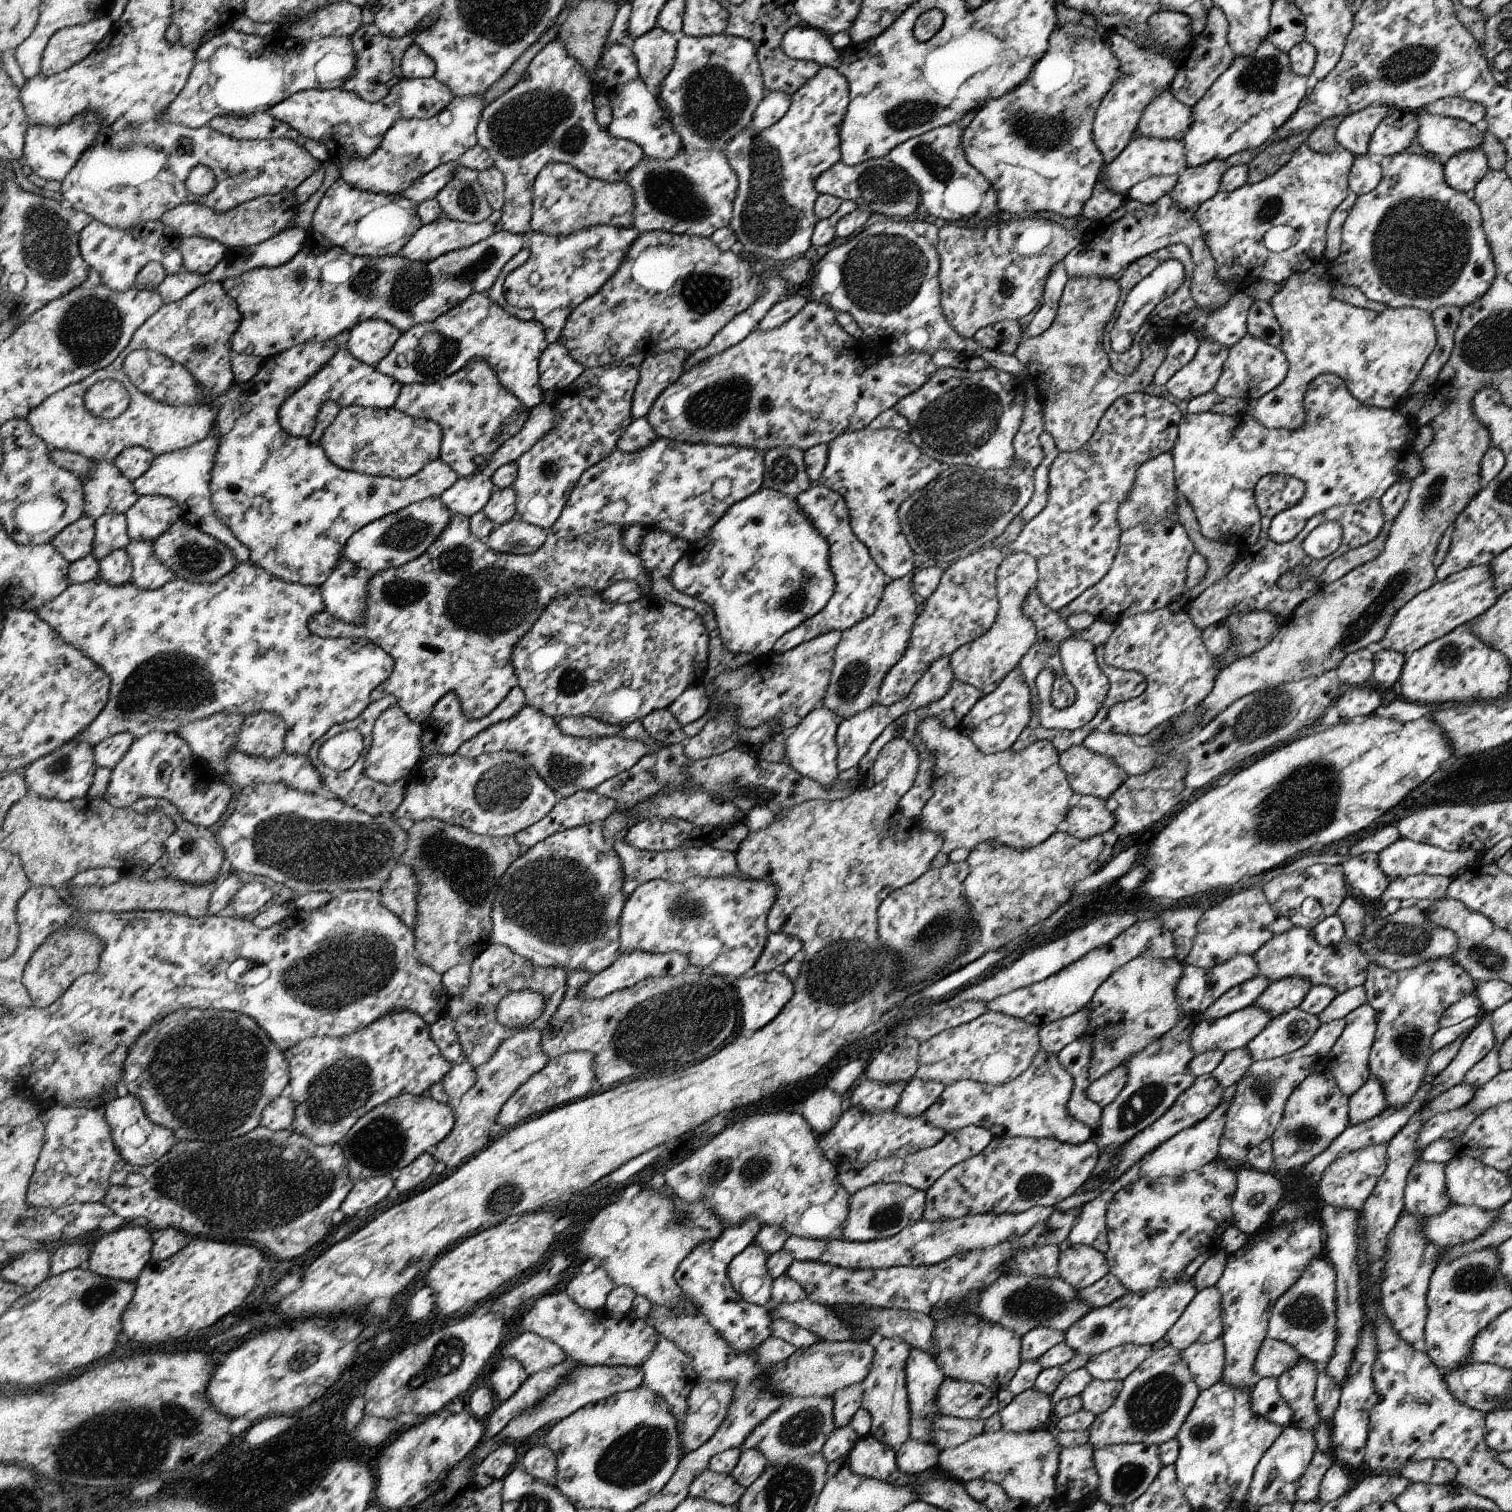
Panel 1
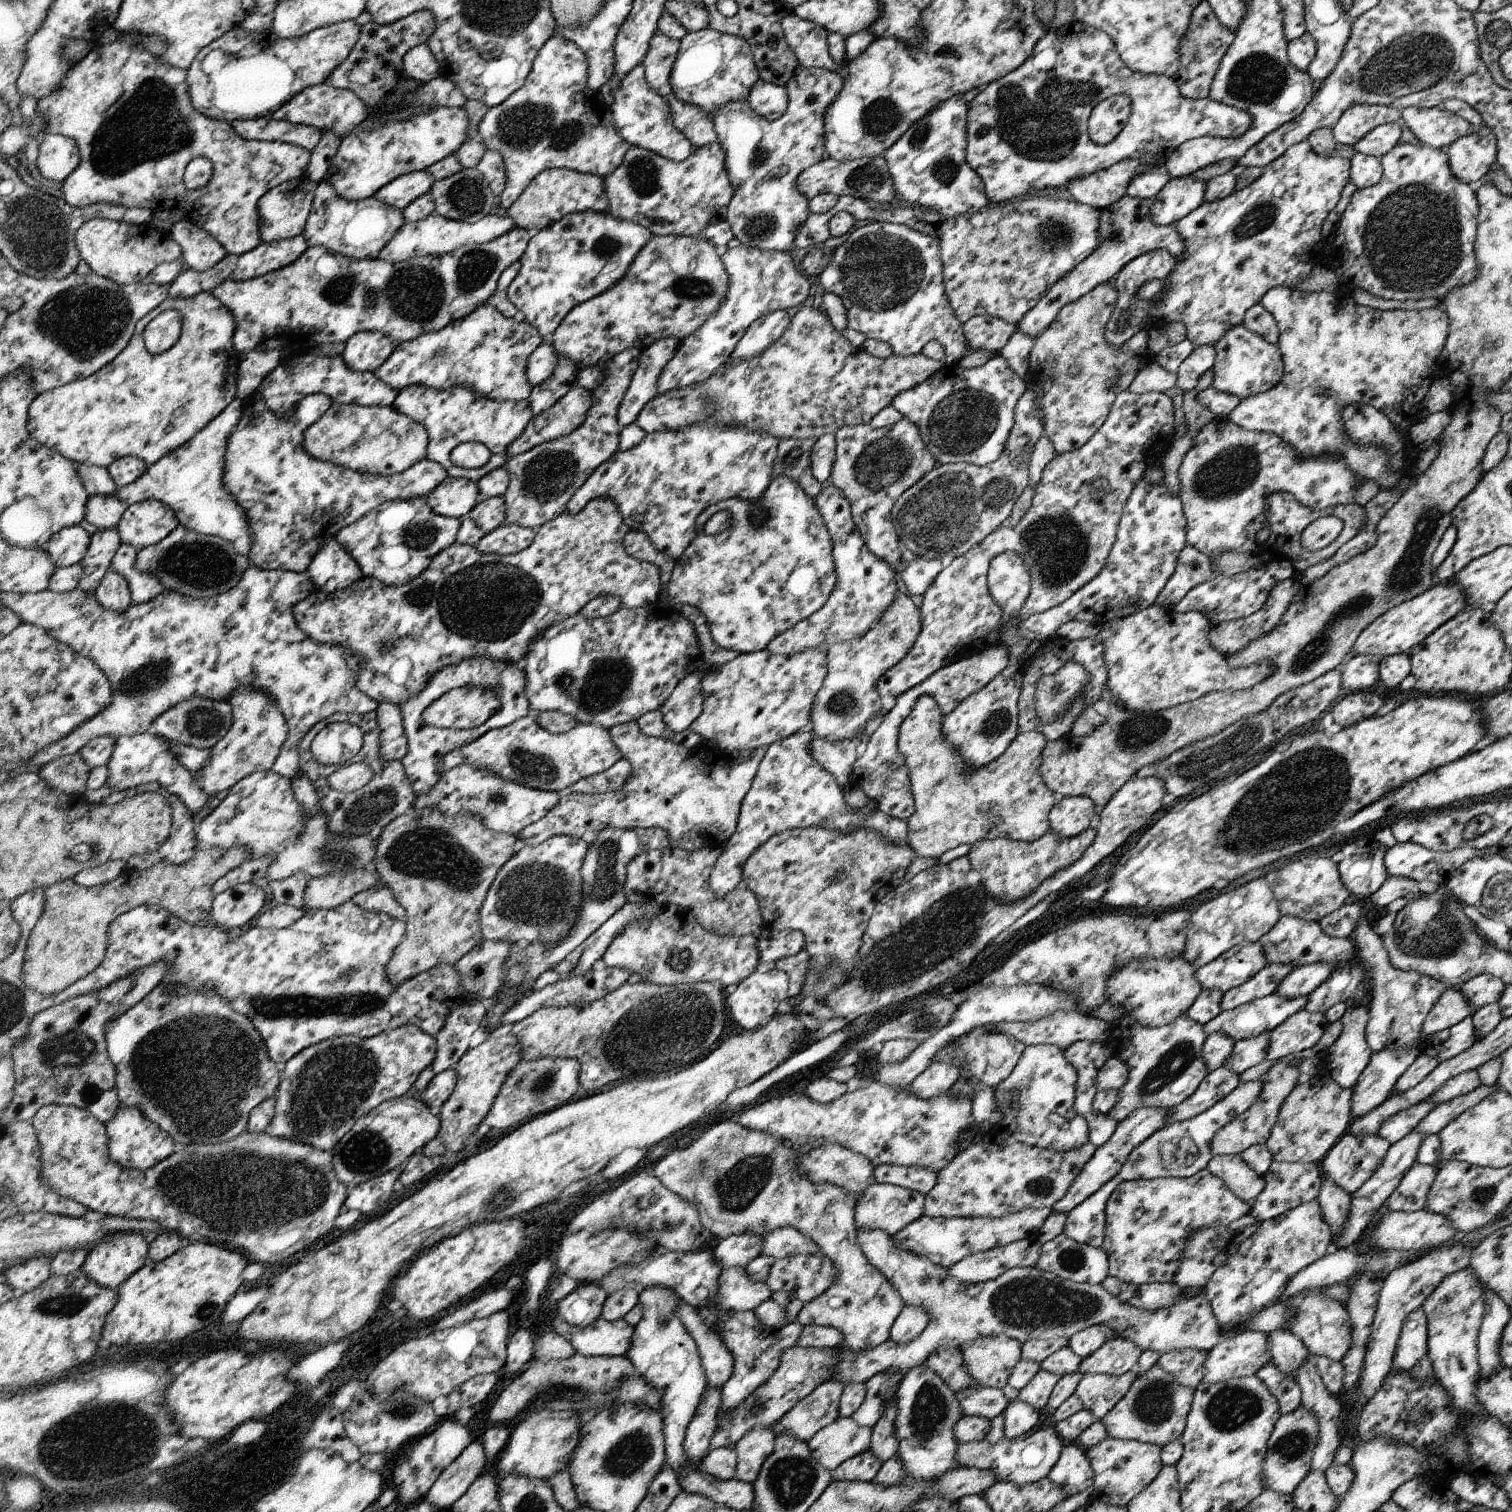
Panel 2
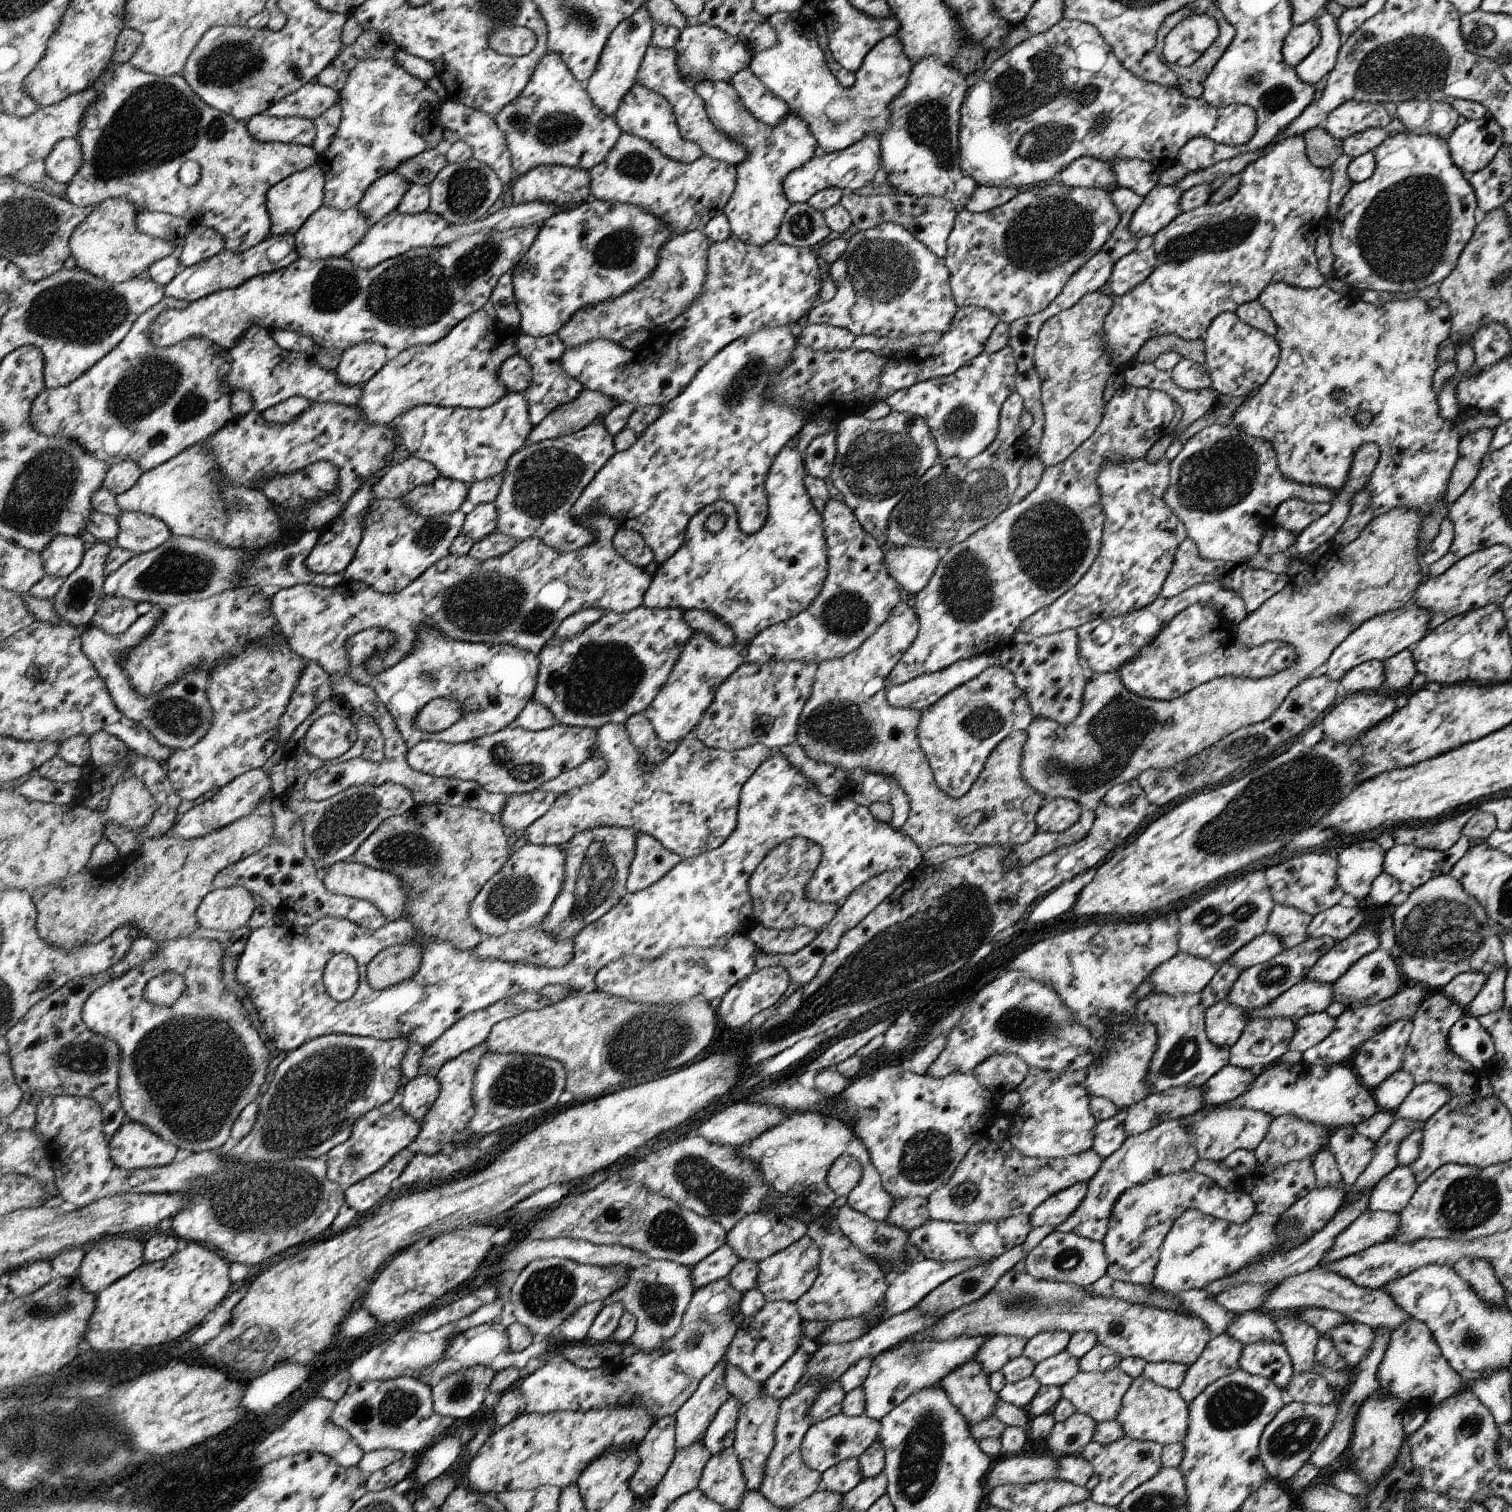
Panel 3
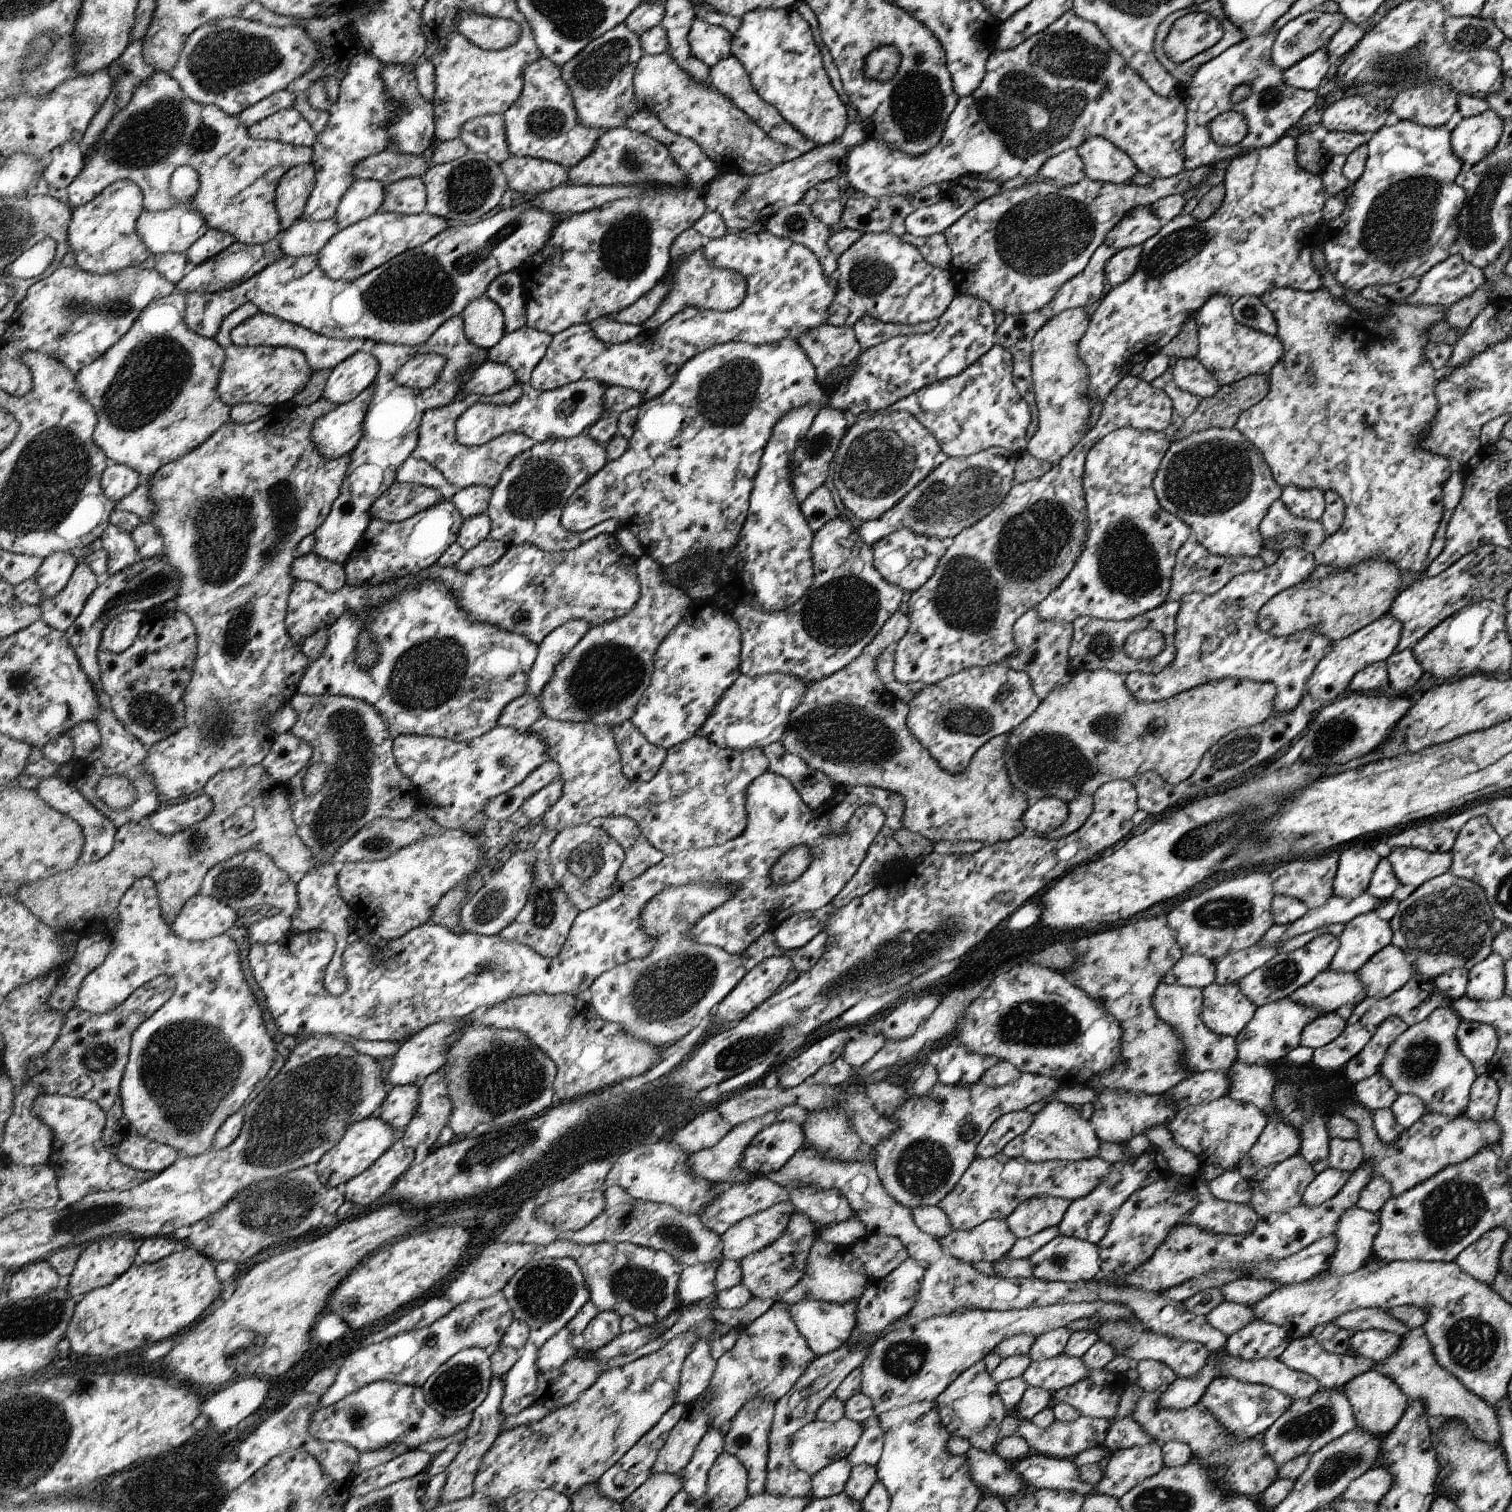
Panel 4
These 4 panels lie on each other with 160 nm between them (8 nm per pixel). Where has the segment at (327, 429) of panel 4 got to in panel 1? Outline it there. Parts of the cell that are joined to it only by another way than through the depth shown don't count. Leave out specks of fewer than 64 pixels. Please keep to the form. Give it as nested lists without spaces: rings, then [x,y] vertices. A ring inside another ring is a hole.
[[[489,292],[472,294],[459,306],[452,308],[434,322],[414,327],[409,332],[401,334],[396,340],[390,353],[376,365],[378,371],[386,376],[397,379],[402,386],[410,384],[434,384],[445,381],[446,378],[474,362],[474,358],[486,360],[497,372],[497,378],[502,386],[516,395],[526,407],[532,408],[544,402],[544,391],[540,384],[541,355],[549,349],[549,342],[545,327],[534,319],[522,321],[516,316],[510,316],[500,304],[489,298]]]

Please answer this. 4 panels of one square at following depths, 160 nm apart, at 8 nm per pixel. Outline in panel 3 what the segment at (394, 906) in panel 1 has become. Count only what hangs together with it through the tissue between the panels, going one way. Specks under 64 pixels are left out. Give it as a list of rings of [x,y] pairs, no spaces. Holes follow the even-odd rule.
[[[339,697],[325,700],[296,730],[291,734],[284,751],[288,763],[285,773],[288,778],[286,792],[274,796],[272,812],[276,823],[276,834],[282,836],[281,841],[270,841],[260,852],[244,857],[242,860],[227,866],[217,874],[213,882],[214,889],[228,889],[231,886],[247,888],[251,893],[259,894],[272,904],[278,912],[286,914],[288,923],[294,928],[308,928],[325,916],[349,918],[353,923],[361,924],[370,930],[376,930],[387,923],[386,915],[377,906],[366,899],[334,895],[325,889],[320,880],[328,868],[354,855],[355,852],[376,832],[377,828],[390,817],[408,813],[415,805],[413,793],[398,783],[385,782],[374,787],[362,785],[350,787],[348,790],[336,793],[323,801],[313,801],[304,796],[300,784],[306,778],[300,778],[304,772],[310,774],[320,768],[319,758],[312,756],[303,743],[310,725],[322,715],[336,713],[348,717],[357,730],[356,742],[346,753],[346,758],[362,757],[373,763],[385,760],[385,738],[382,736],[380,724],[376,718],[354,708]],[[322,860],[324,865],[317,871],[314,864]]]

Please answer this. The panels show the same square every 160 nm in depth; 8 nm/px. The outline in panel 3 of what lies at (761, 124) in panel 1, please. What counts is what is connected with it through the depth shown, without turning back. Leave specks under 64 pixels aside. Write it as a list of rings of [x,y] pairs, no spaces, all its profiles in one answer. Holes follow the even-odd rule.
[[[749,68],[739,71],[729,83],[741,95],[745,107],[768,126],[780,125],[789,116],[789,103],[768,90],[765,83]]]

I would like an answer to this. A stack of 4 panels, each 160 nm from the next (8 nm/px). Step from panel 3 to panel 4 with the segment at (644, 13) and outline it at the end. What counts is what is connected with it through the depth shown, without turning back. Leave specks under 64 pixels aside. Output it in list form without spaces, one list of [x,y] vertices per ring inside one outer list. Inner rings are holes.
[[[622,23],[590,42],[581,53],[561,66],[562,78],[569,84],[581,123],[604,130],[626,126],[640,108],[633,90],[633,77],[644,51],[640,36]]]

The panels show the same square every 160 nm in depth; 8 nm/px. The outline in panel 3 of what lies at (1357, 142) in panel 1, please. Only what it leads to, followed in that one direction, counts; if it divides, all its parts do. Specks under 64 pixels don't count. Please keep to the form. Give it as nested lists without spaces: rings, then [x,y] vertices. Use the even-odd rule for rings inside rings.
[[[1354,99],[1336,107],[1328,115],[1324,127],[1334,138],[1343,140],[1369,128],[1384,128],[1393,117],[1388,105]]]

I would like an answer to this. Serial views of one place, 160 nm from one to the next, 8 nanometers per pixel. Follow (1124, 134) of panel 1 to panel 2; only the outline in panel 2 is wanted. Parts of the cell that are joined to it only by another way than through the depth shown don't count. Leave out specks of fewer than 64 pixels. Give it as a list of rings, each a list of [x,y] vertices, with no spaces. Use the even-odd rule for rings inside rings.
[[[1129,95],[1108,97],[1094,108],[1089,117],[1089,137],[1099,145],[1110,144],[1128,124],[1130,115]]]

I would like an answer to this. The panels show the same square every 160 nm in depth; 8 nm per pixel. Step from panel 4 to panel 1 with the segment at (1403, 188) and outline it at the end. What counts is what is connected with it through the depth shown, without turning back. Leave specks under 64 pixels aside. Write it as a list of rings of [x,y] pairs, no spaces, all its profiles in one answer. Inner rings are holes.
[[[1400,152],[1390,157],[1385,157],[1381,163],[1382,180],[1374,190],[1369,194],[1357,196],[1348,218],[1344,220],[1342,226],[1342,254],[1332,262],[1330,276],[1336,280],[1336,284],[1342,286],[1354,286],[1369,300],[1376,303],[1386,304],[1391,308],[1420,308],[1426,312],[1434,313],[1440,306],[1456,306],[1461,309],[1469,306],[1472,302],[1486,294],[1494,278],[1496,277],[1496,268],[1494,266],[1493,256],[1490,252],[1490,246],[1482,228],[1482,218],[1478,206],[1473,198],[1468,198],[1466,192],[1459,192],[1451,188],[1445,180],[1443,165],[1438,160],[1432,160],[1429,156],[1418,156]]]

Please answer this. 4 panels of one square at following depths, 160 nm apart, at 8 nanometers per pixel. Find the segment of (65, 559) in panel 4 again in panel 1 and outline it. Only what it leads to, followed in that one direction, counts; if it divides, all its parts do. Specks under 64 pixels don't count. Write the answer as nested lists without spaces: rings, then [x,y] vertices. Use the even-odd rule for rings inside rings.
[[[86,515],[56,538],[54,544],[68,562],[76,563],[94,553],[96,522],[96,519]]]

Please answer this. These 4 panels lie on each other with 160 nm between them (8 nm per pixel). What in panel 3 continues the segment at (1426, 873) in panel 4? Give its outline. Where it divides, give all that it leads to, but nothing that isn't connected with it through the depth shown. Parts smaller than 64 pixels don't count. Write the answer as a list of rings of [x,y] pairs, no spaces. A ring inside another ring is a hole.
[[[1462,834],[1460,840],[1447,851],[1395,844],[1385,852],[1383,872],[1396,878],[1399,883],[1408,882],[1418,888],[1434,877],[1448,875],[1454,864],[1471,847],[1469,839]]]

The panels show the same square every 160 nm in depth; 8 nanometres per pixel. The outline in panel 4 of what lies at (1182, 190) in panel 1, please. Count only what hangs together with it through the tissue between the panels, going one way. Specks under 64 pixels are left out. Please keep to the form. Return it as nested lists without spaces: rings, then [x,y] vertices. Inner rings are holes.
[[[1138,205],[1130,210],[1128,216],[1110,230],[1104,244],[1117,248],[1118,251],[1143,245],[1152,238],[1164,225],[1153,211],[1152,205]]]

